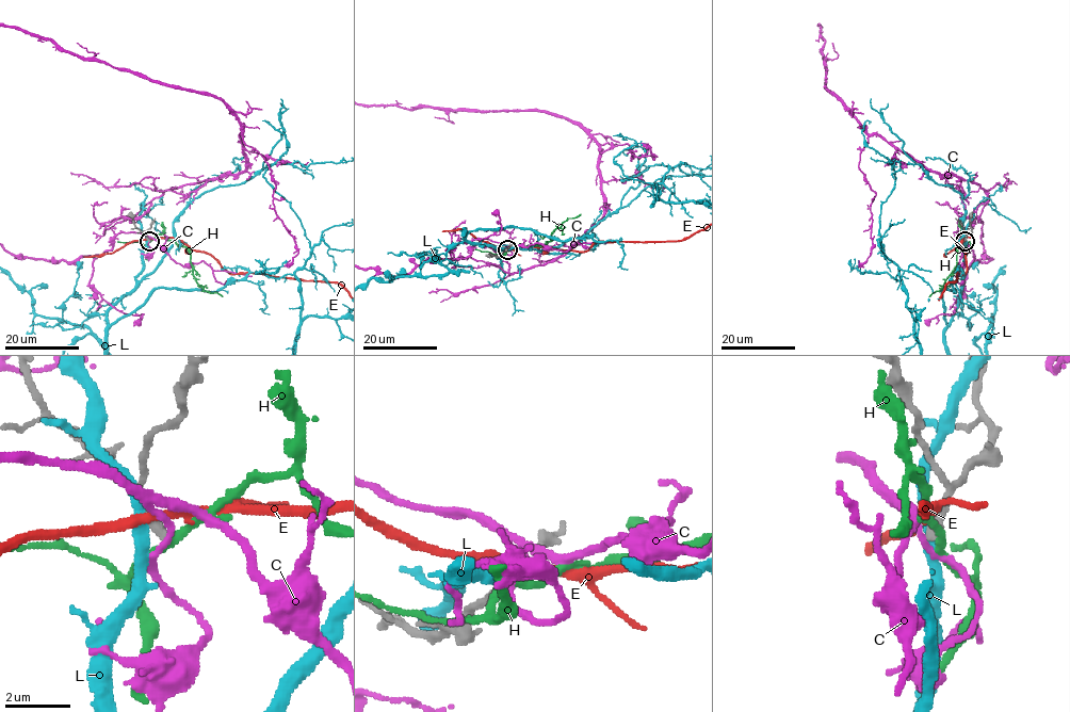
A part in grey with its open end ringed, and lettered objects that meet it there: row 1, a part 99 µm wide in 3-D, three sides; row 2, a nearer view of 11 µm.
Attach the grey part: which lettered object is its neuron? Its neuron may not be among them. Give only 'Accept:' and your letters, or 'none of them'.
Accept: none of them

